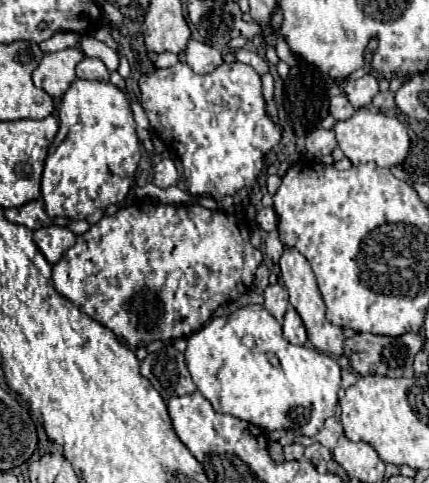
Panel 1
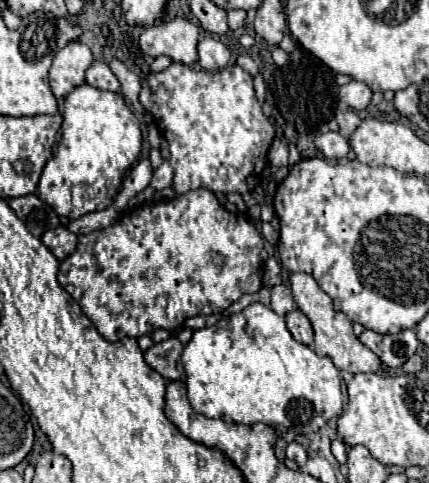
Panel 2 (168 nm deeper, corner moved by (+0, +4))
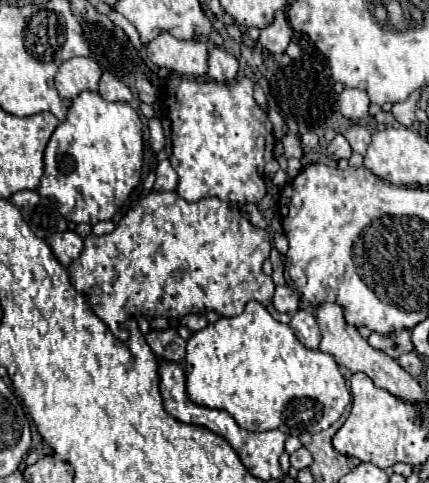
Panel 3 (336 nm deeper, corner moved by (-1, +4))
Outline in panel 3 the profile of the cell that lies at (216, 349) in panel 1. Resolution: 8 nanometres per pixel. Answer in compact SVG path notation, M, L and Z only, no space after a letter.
M249 301L241 315L221 317L189 337L185 373L187 395L193 403L207 405L211 409L225 409L235 417L237 425L247 431L279 429L287 435L317 433L335 423L351 401L345 377L339 373L335 359L329 353L303 347L289 325L275 321L271 313L255 301Z

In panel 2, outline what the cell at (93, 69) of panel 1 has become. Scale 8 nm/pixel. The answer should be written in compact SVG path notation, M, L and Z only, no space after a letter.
M94 61L88 71L86 71L86 83L94 85L98 89L108 89L108 91L120 91L120 83L110 71L110 67L102 61Z

